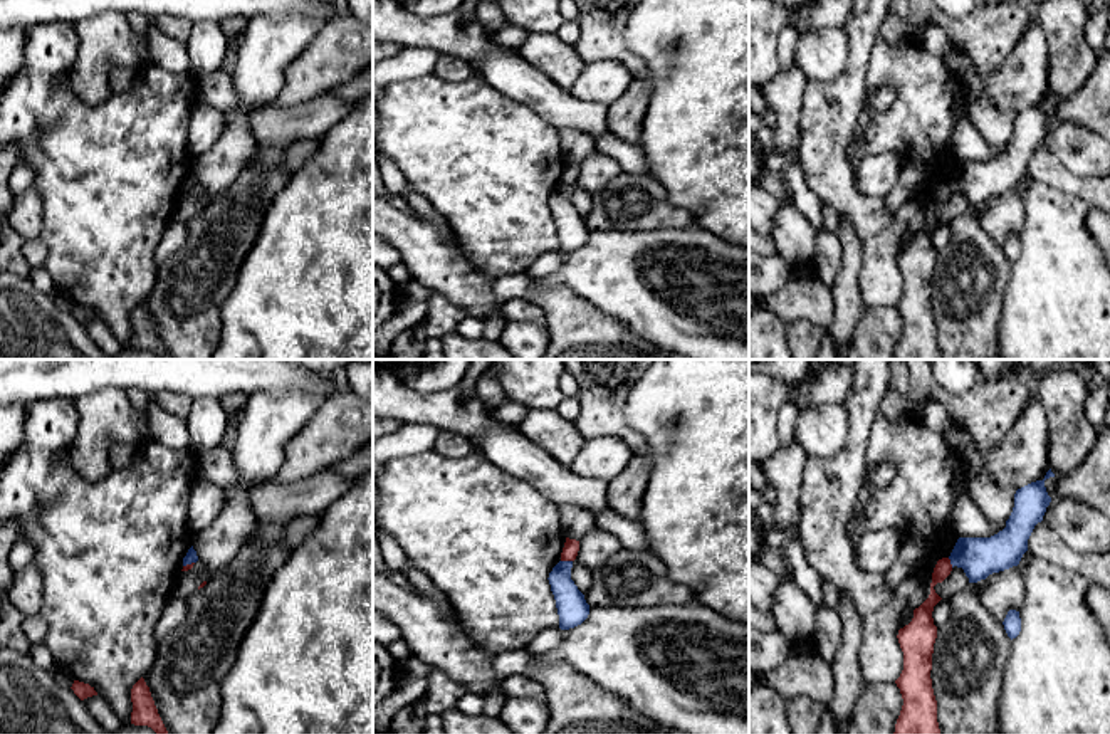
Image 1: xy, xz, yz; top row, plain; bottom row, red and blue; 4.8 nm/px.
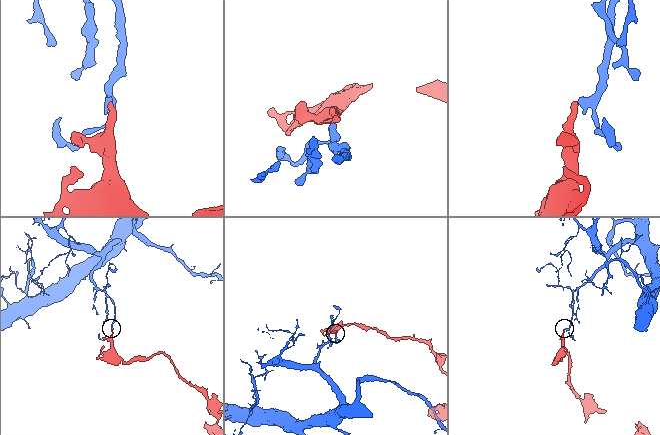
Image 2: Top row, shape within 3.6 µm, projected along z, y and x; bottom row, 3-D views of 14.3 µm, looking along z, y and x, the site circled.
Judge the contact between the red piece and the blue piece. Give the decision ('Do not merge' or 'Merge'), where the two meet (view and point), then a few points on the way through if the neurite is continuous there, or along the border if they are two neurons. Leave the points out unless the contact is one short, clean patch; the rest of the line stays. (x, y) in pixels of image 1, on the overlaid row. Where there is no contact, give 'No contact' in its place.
Do not merge. Touches red at xz (566, 560). Boundary: xz (561, 560), (571, 561)

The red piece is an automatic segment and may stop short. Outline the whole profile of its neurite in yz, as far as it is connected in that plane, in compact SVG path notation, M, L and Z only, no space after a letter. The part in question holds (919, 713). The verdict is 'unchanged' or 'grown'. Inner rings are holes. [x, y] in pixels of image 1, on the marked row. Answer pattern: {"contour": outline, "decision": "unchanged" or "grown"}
{"contour": "M949 558L937 561L929 598L914 610L908 625L898 630L898 643L903 652L903 670L895 680L903 705L893 734L940 734L937 722L937 700L932 689L932 653L937 638L934 606L942 600L934 586L942 583L952 571Z", "decision": "unchanged"}

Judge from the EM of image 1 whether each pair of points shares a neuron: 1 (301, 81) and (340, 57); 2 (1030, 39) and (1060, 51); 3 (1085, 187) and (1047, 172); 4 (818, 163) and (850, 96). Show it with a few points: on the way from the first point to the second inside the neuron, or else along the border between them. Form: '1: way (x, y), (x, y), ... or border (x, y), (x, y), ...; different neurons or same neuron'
1: way (311, 74), (329, 61); same neuron
2: border (1035, 20), (1045, 37), (1045, 66), (1050, 84); different neurons
3: way (1075, 185), (1057, 175); same neuron
4: way (823, 146), (827, 120), (833, 113); same neuron

